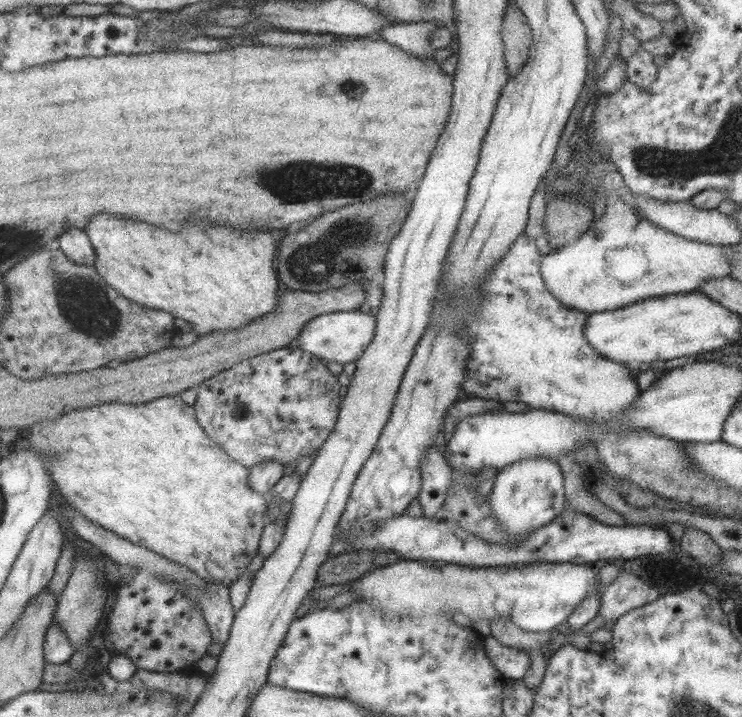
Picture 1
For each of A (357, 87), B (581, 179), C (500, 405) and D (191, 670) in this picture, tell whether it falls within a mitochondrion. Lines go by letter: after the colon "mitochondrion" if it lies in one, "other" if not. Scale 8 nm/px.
A: mitochondrion
B: mitochondrion
C: other
D: other

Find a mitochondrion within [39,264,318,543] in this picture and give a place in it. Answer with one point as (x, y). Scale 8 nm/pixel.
(84, 303)

